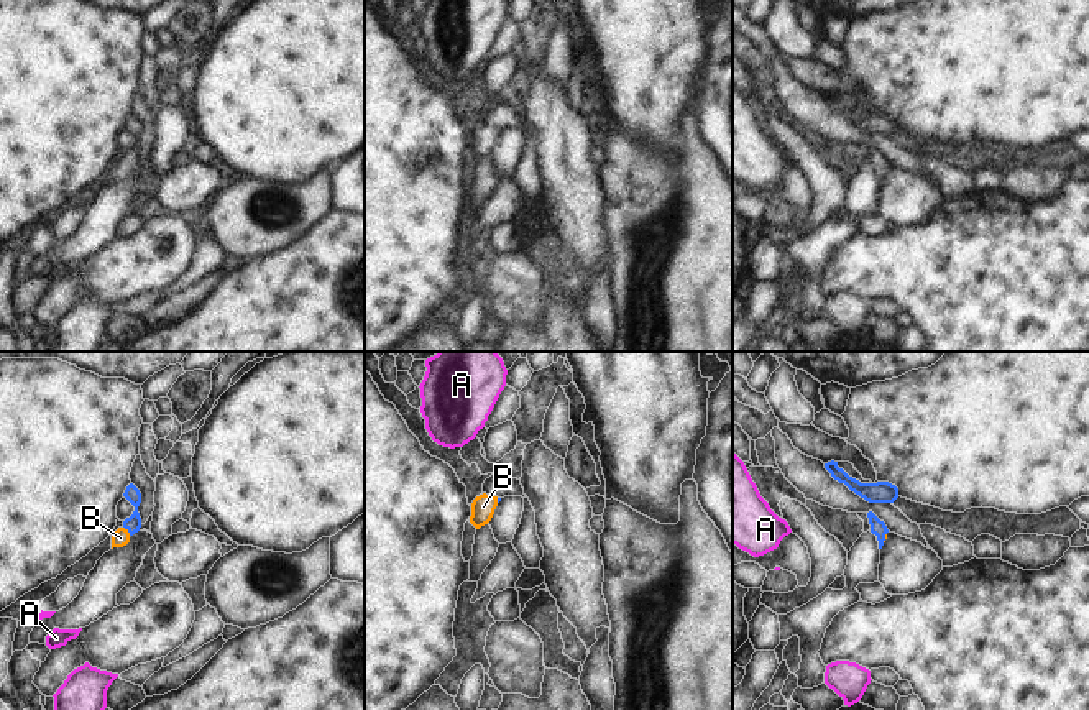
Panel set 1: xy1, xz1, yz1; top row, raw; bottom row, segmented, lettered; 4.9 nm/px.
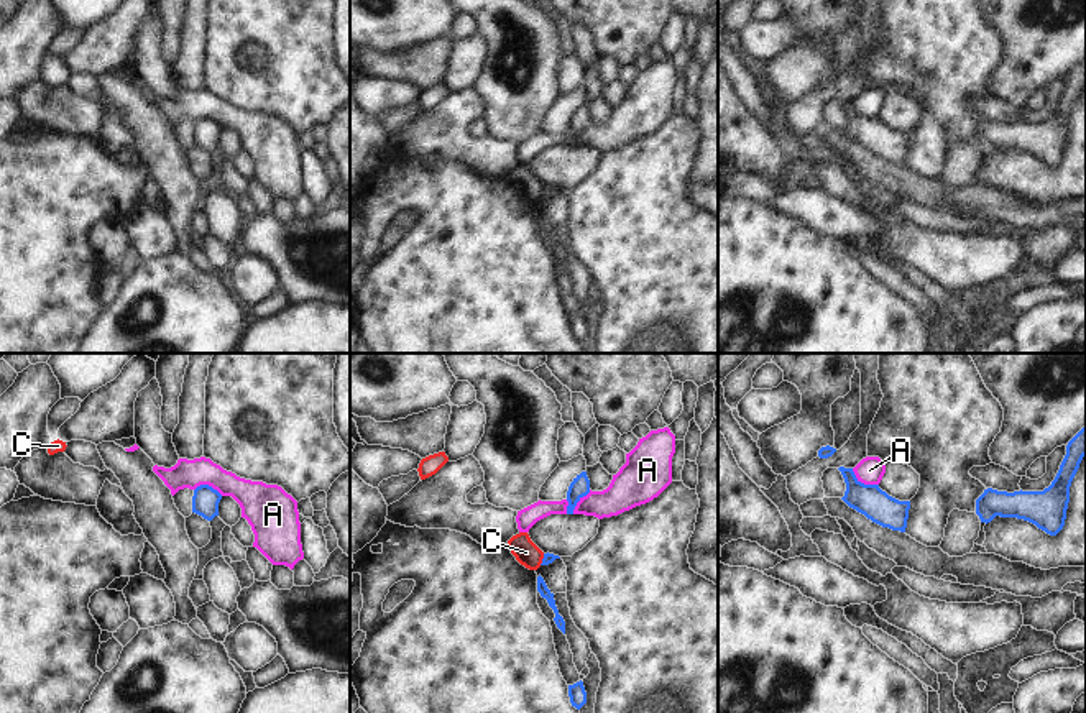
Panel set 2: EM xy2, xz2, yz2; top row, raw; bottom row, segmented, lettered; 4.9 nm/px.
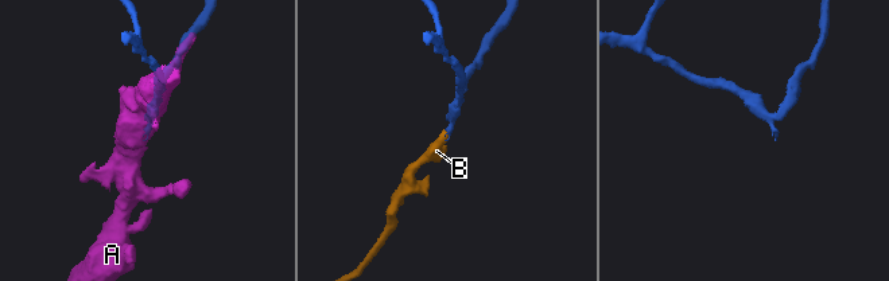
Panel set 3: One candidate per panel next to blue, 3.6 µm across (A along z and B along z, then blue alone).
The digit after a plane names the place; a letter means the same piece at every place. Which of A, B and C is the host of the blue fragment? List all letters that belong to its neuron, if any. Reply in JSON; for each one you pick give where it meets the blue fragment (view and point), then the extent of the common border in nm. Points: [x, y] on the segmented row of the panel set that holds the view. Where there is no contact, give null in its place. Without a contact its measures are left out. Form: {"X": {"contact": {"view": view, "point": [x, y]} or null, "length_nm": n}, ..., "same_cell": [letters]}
{"B": {"contact": {"view": "xy1", "point": [128, 531]}, "length_nm": 60}, "same_cell": ["B"]}

